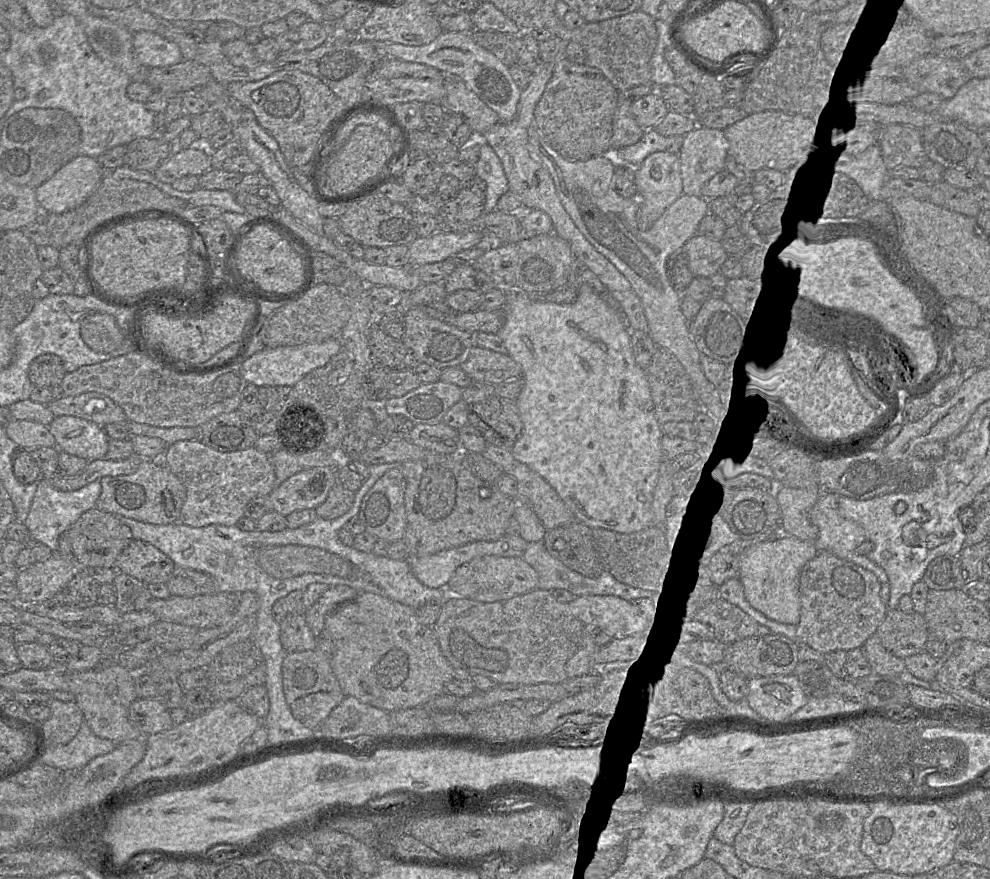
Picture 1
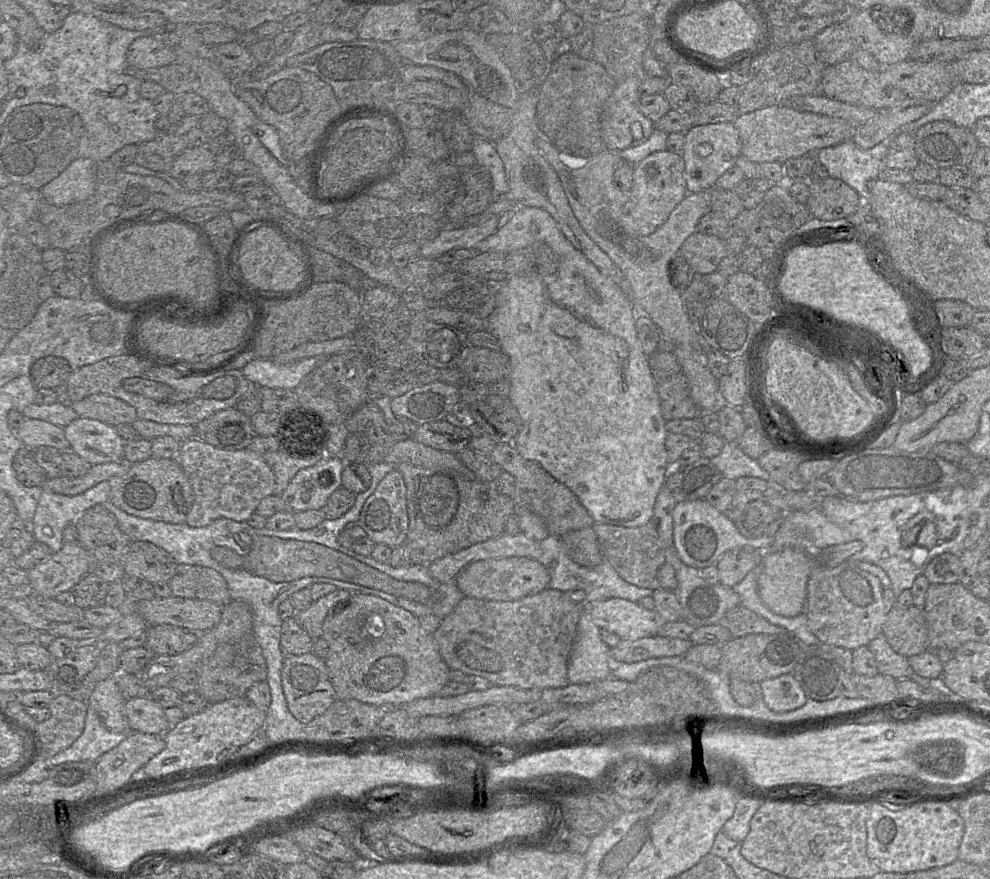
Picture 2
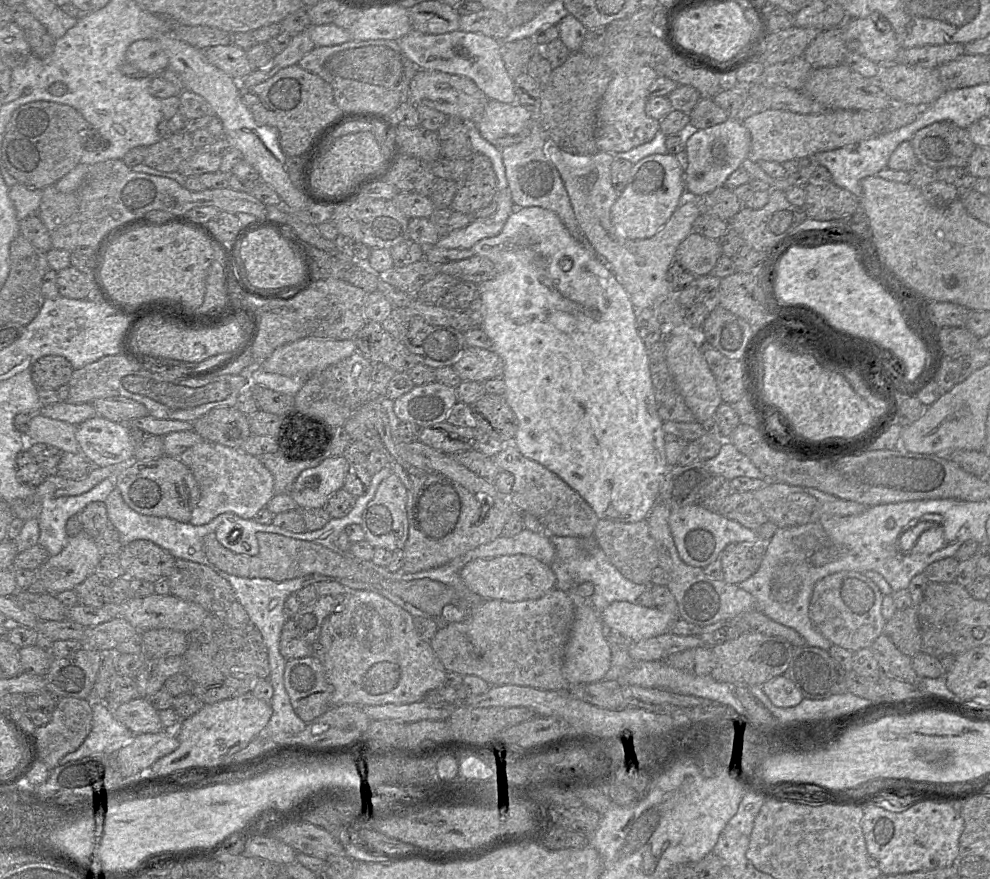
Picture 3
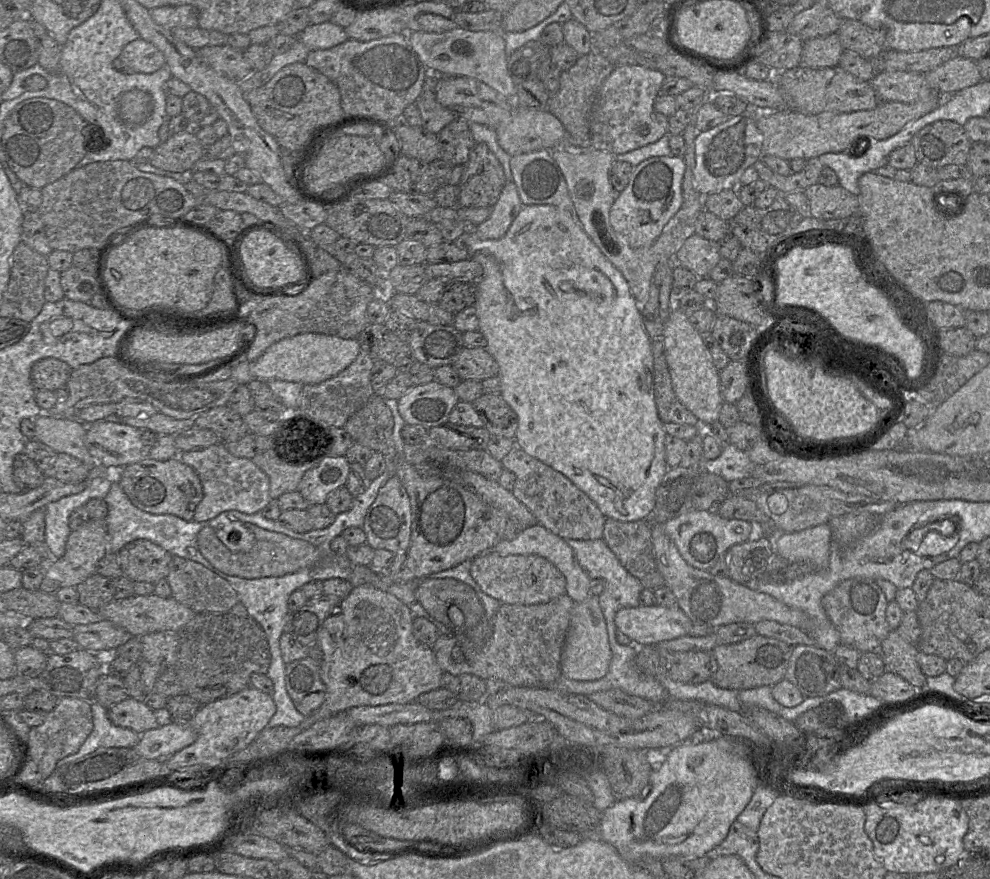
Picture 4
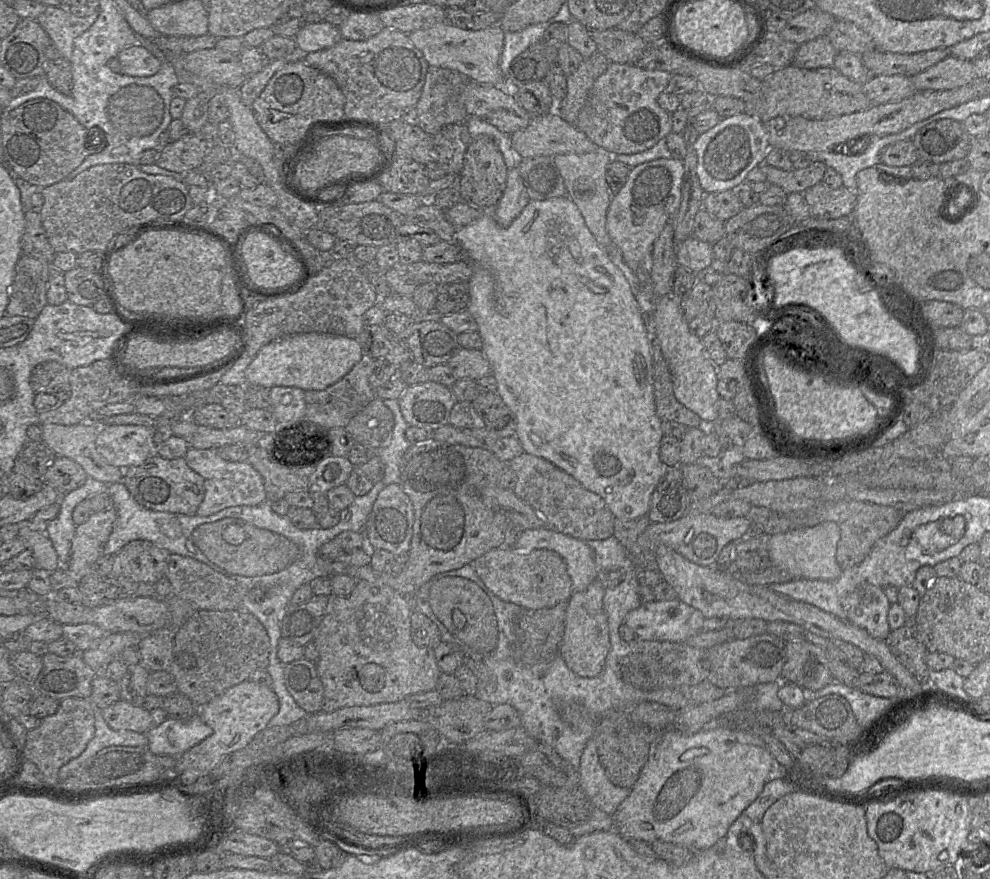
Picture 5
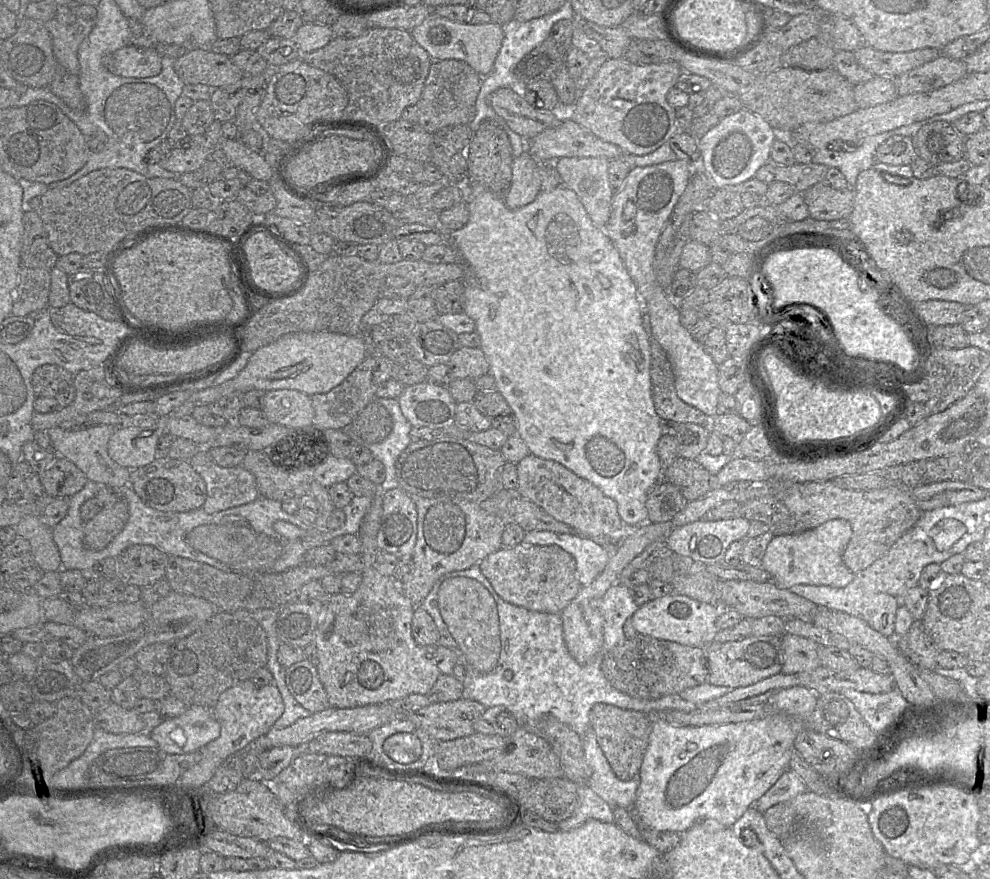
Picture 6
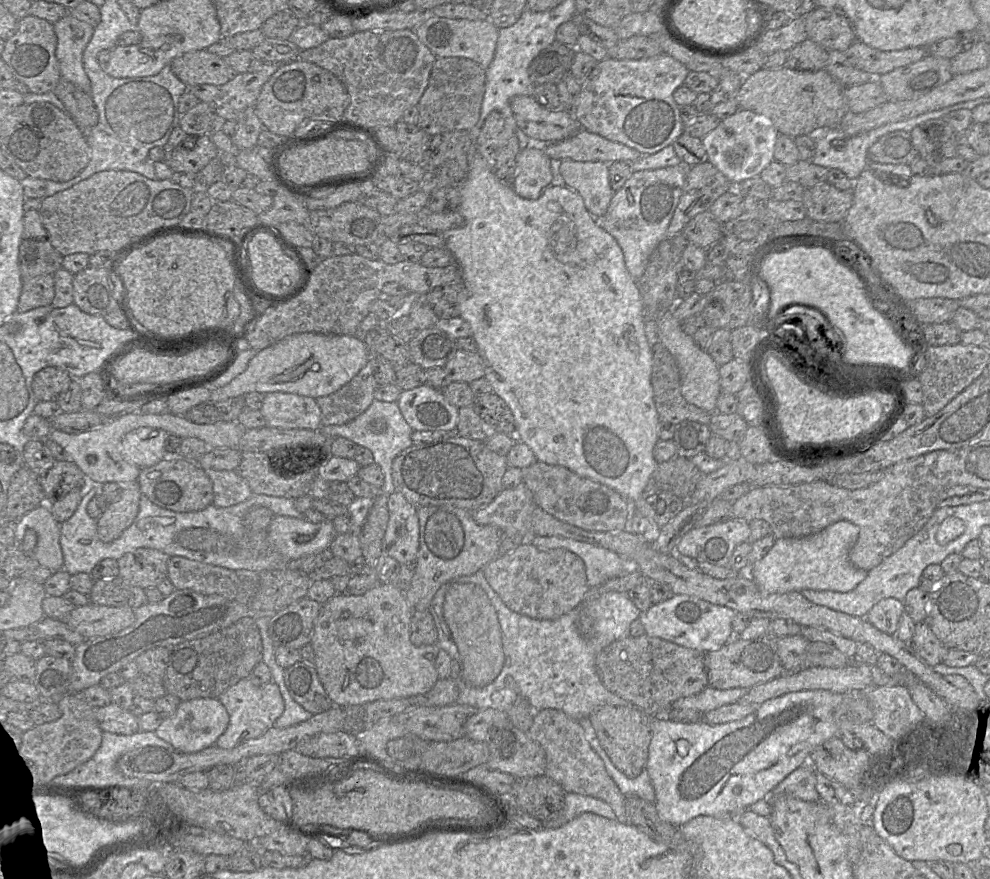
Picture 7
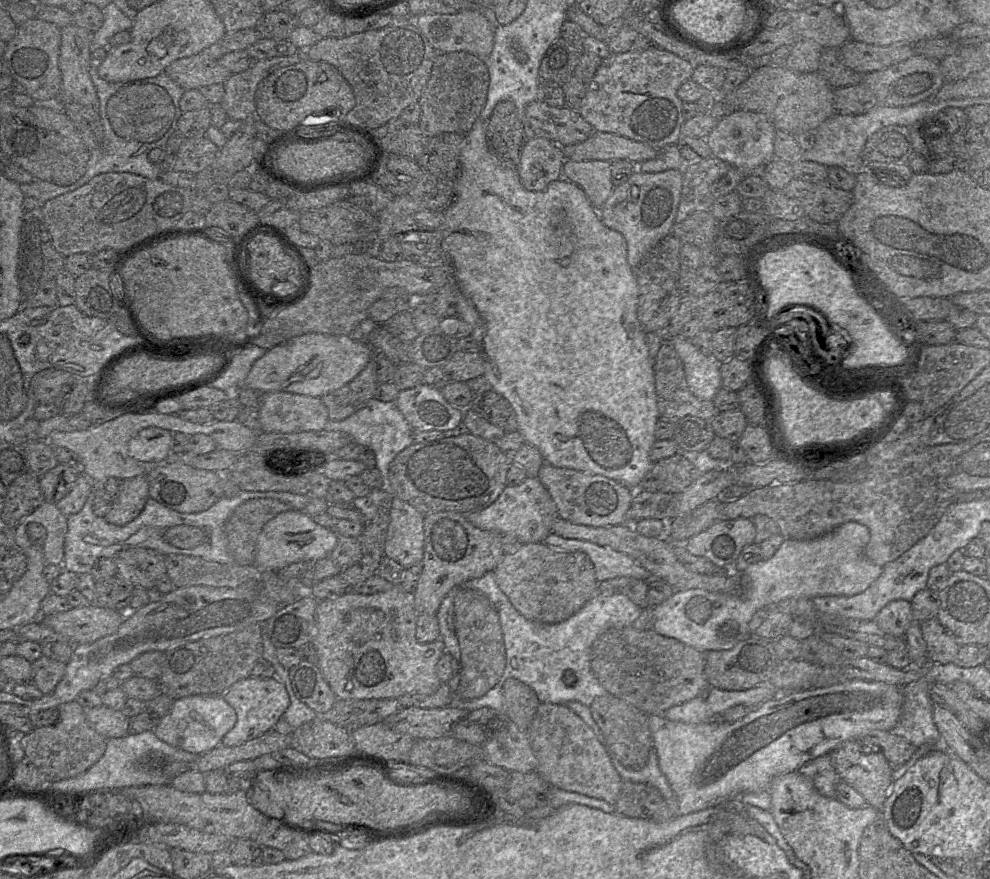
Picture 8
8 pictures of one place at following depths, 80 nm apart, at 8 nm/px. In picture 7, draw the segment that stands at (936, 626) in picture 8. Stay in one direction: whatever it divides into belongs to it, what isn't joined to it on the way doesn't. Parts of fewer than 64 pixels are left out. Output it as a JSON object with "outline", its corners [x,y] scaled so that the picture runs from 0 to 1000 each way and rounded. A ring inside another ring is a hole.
{"outline":[[[934,706],[925,709],[918,735],[941,760],[953,753],[959,739],[945,725]]]}

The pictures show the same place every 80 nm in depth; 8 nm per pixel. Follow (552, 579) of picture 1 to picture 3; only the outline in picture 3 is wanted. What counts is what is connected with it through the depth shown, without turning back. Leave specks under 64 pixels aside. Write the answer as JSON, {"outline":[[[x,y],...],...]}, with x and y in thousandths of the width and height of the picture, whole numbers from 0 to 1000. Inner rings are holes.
{"outline":[[[556,610],[561,622],[561,635],[556,646],[562,656],[562,670],[570,673],[583,669],[584,666],[596,662],[600,666],[600,673],[593,685],[607,699],[609,694],[621,684],[643,686],[645,678],[657,666],[643,664],[631,658],[625,648],[615,638],[610,627],[604,621],[600,610],[597,611],[573,611]]]}

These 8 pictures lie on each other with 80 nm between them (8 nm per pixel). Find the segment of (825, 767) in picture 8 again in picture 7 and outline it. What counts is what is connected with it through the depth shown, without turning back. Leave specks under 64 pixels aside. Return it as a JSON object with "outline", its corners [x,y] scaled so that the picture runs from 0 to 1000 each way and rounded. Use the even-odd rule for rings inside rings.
{"outline":[[[814,868],[795,882],[775,906],[780,911],[789,904],[798,904],[803,908],[822,912],[828,906],[824,899],[824,882],[818,868]]]}

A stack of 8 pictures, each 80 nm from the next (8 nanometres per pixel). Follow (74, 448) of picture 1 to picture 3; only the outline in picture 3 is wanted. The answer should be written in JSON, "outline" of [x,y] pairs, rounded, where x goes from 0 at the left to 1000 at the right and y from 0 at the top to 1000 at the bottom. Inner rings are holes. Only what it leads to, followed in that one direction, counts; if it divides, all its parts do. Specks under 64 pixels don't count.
{"outline":[[[97,472],[77,484],[81,514],[96,531],[122,531],[135,521],[129,484]]]}

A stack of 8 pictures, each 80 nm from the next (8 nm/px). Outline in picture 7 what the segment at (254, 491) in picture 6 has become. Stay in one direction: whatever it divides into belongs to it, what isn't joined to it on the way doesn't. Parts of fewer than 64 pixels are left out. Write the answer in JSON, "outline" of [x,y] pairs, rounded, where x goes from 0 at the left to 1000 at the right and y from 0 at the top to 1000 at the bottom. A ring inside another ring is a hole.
{"outline":[[[206,535],[215,552],[215,575],[231,577],[248,570],[255,559],[248,546],[238,536]]]}

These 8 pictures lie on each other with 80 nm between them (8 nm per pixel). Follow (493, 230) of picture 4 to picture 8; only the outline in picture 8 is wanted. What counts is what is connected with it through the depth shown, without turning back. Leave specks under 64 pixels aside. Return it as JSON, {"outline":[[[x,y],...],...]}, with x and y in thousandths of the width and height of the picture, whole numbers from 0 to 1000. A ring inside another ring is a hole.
{"outline":[[[546,156],[532,158],[522,191],[528,213],[537,218],[548,217],[564,204],[571,182],[568,167],[562,163]]]}

